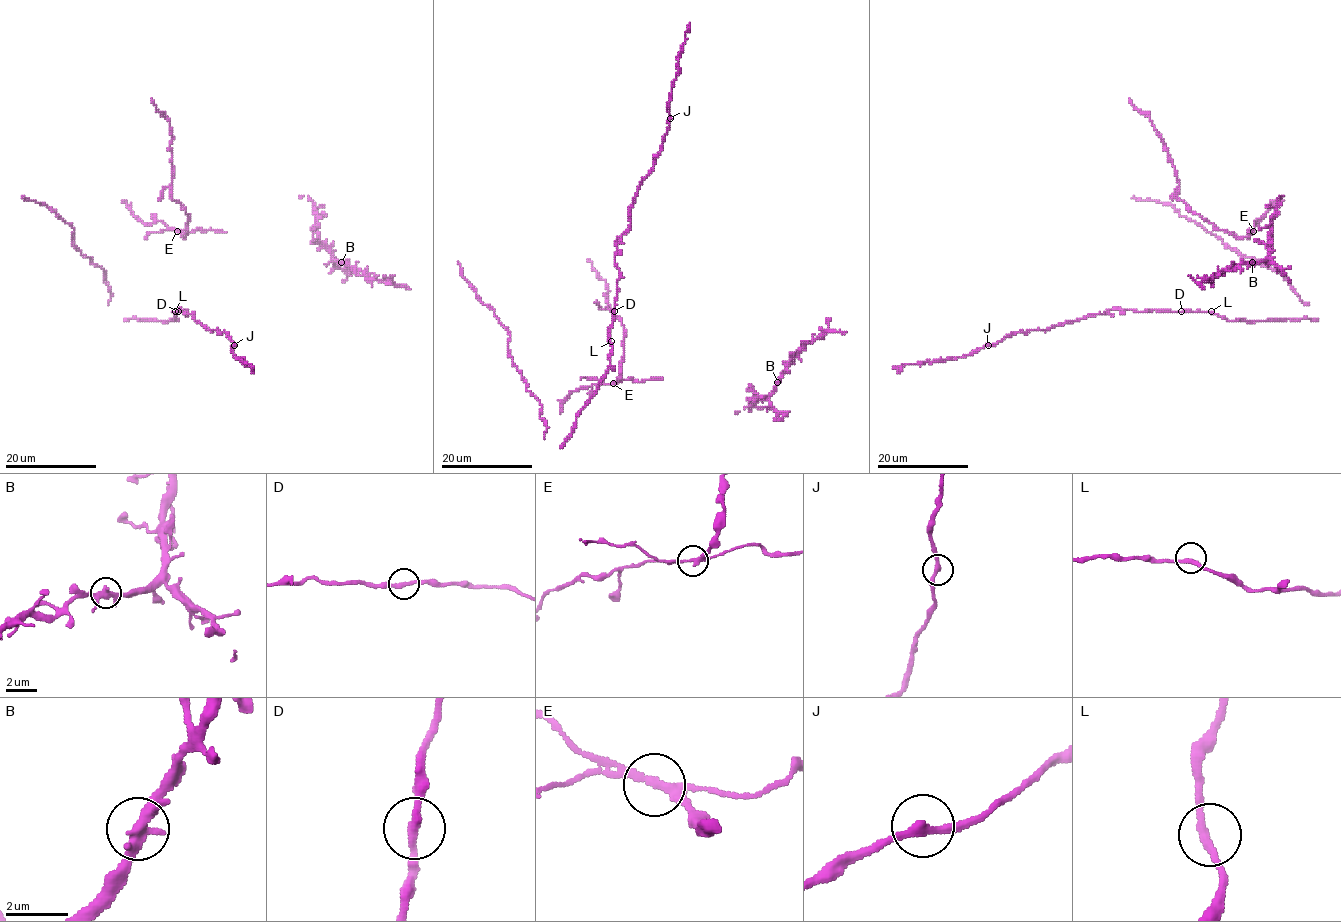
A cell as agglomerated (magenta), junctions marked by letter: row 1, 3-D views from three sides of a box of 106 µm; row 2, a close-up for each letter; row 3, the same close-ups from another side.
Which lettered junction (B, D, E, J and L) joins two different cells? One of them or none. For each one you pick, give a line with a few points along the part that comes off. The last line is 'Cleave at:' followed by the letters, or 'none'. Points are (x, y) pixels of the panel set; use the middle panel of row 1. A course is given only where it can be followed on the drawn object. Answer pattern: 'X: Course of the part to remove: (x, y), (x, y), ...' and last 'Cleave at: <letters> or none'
E: Course of the part to remove: (613, 384), (625, 379), (663, 379)
Cleave at: E

